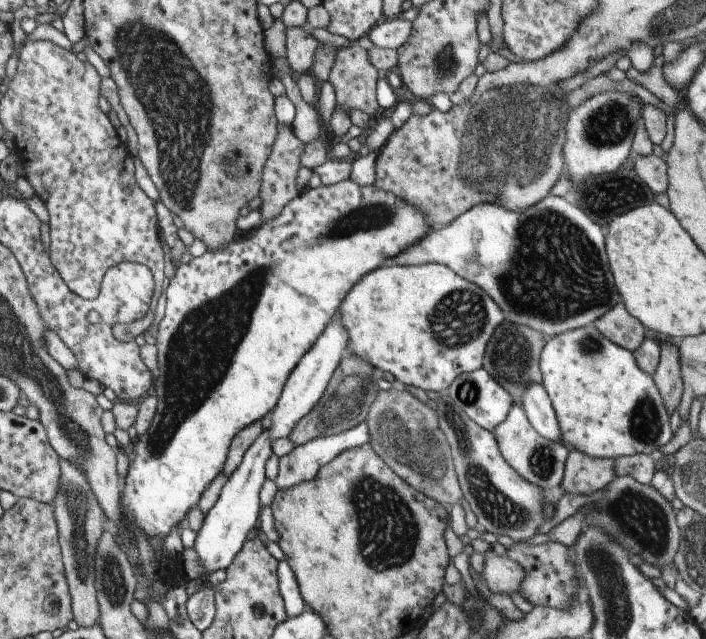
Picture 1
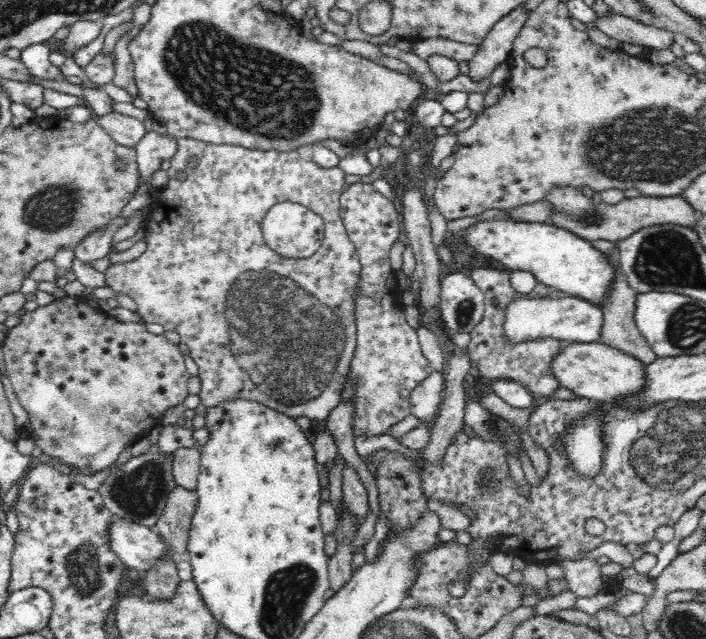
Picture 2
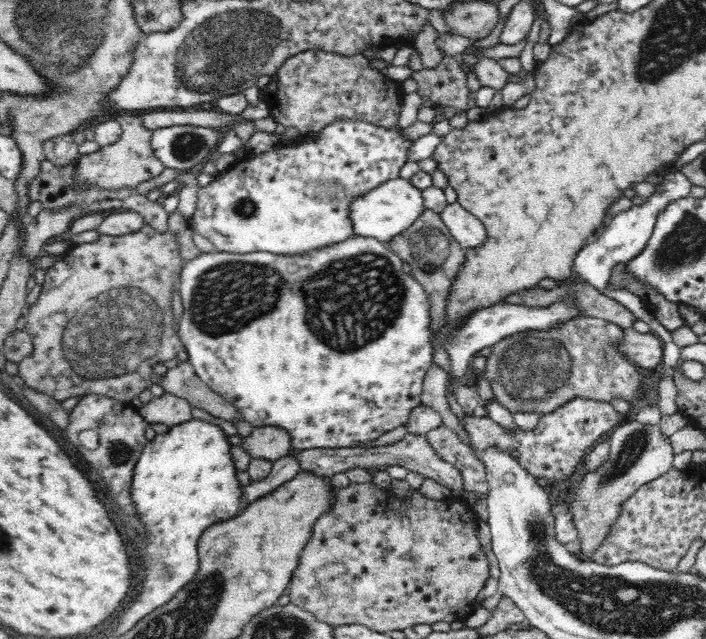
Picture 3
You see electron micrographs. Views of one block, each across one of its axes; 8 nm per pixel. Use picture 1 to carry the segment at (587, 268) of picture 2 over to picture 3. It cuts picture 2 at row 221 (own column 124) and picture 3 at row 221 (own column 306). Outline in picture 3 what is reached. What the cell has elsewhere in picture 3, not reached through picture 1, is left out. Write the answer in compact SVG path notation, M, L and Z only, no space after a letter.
M342 118L336 120L334 124L324 126L320 132L314 134L301 135L301 139L292 140L291 144L278 146L263 154L248 154L244 158L237 160L235 164L225 173L221 173L215 180L208 185L199 188L196 210L190 218L193 229L200 236L204 236L214 244L214 250L220 252L230 252L232 254L248 254L255 252L270 252L277 255L304 254L315 248L322 248L346 240L348 237L356 235L350 220L350 203L355 196L363 195L365 192L375 189L387 180L400 177L400 168L408 162L408 152L414 146L414 142L402 139L401 130L404 129L397 125L394 128L382 128L363 120L352 120L351 118Z

